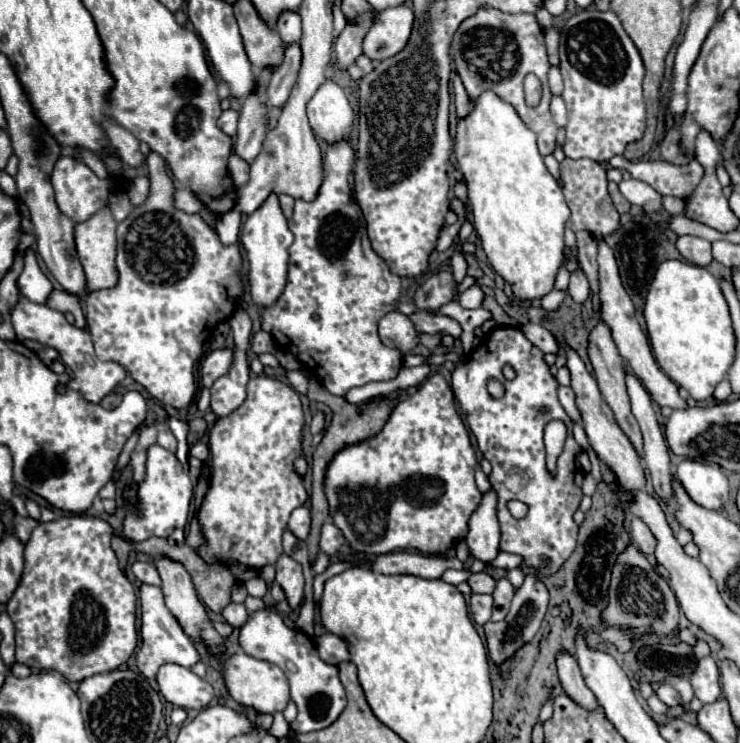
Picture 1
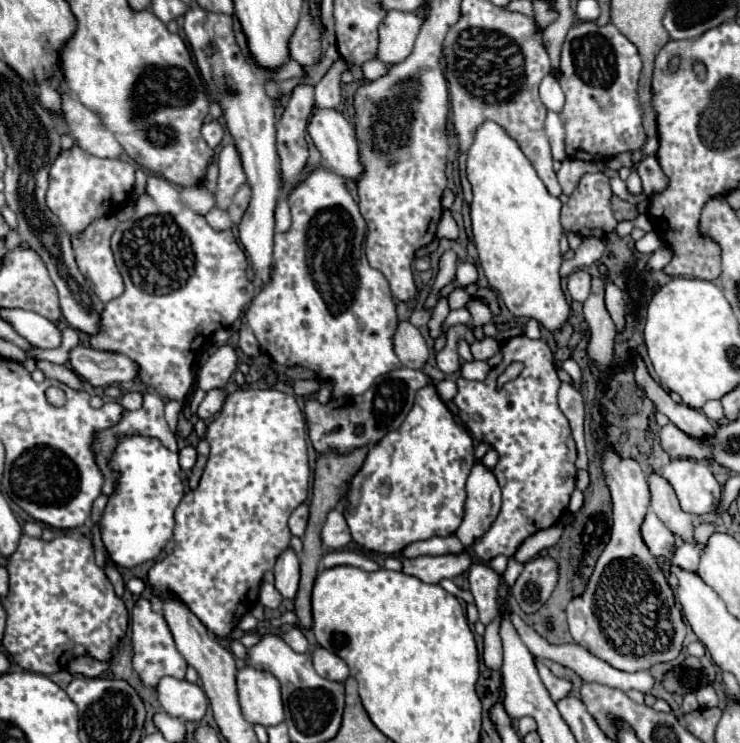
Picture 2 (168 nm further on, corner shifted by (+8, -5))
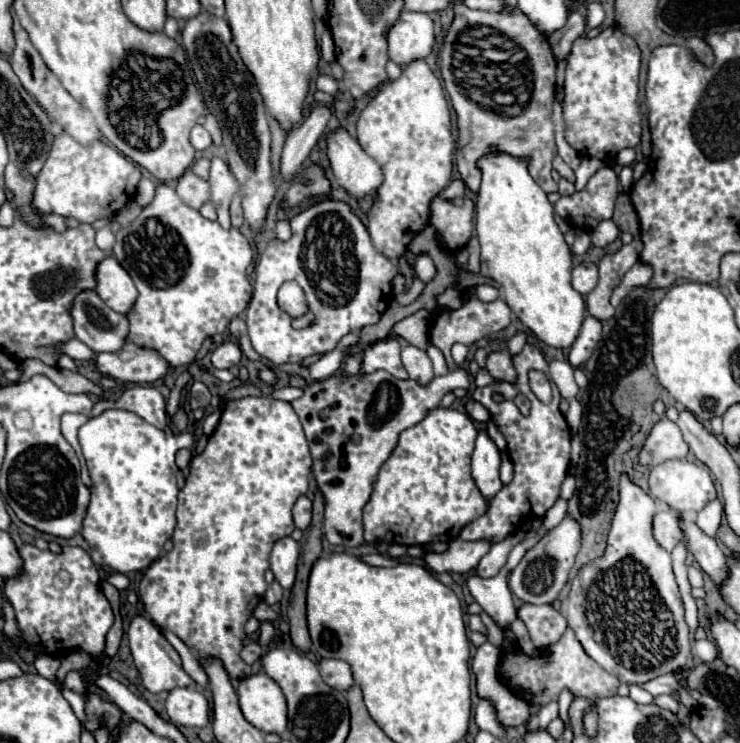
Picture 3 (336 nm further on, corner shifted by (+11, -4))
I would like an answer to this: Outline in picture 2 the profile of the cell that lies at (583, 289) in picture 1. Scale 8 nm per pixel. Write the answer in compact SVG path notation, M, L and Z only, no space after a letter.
M577 269L575 273L569 275L567 281L567 291L573 301L585 301L591 291L591 275L583 269Z

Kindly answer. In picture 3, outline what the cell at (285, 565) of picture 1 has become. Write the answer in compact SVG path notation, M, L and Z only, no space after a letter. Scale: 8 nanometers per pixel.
M290 536L278 540L270 554L270 568L274 572L276 582L284 590L290 590L294 586L296 562L298 562L298 542L294 542Z

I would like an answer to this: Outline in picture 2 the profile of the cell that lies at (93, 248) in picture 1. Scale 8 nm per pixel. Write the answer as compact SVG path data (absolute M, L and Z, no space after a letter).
M107 215L107 217L101 217L97 221L93 221L85 231L83 231L83 237L75 237L73 239L73 249L75 249L75 257L77 257L77 265L81 269L81 273L85 275L85 279L89 281L91 289L95 291L95 295L107 303L115 297L119 297L123 293L123 277L115 265L115 259L113 259L113 253L111 253L111 247L109 247L109 239L111 239L111 233L115 231L117 227L117 217L113 215Z

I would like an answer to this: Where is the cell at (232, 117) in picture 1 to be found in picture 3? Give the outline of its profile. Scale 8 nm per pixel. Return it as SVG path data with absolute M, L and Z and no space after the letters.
M198 124L198 126L192 128L190 142L192 142L192 146L194 146L198 152L202 152L202 150L206 150L206 148L212 144L212 138L210 138L210 134L206 132L206 128Z

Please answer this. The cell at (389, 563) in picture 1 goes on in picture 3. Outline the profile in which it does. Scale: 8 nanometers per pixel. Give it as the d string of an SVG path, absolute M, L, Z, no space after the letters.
M456 538L450 542L450 548L444 552L426 552L424 566L434 574L442 574L442 572L464 574L464 572L472 572L488 550L490 550L490 544L484 540L464 542Z

